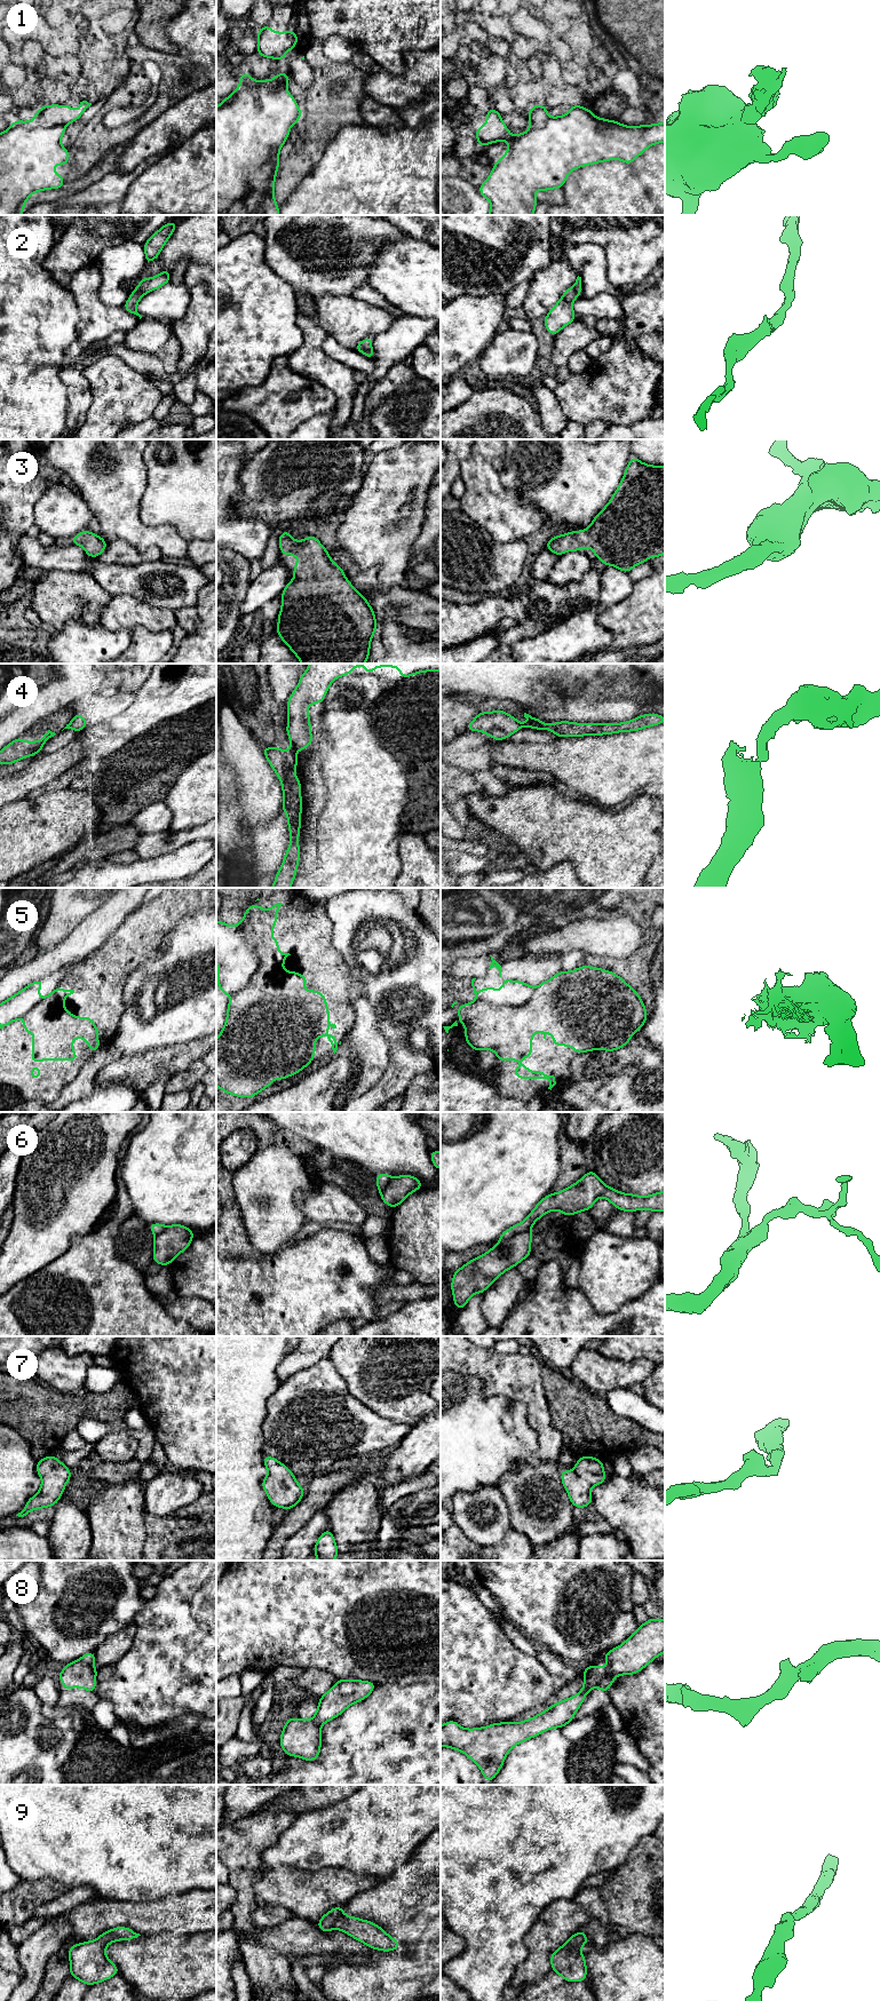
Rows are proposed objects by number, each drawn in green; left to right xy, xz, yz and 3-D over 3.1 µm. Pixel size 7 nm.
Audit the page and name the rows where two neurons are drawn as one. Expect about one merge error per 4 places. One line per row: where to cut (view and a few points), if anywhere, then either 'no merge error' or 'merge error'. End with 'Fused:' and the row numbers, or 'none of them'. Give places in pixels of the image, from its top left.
1: cut in xy along (32, 121), (44, 126), (64, 126); merge error
2: no cut; no merge error
3: no cut; no merge error
4: cut in xz along (292, 741), (296, 748); merge error
5: cut in xz along (240, 922), (258, 968), (231, 995); merge error
6: cut in yz along (530, 1228), (500, 1241); merge error
7: no cut; no merge error
8: cut in yz along (608, 1668), (597, 1684); merge error
9: no cut; no merge error
Fused: 1, 4, 5, 6, 8

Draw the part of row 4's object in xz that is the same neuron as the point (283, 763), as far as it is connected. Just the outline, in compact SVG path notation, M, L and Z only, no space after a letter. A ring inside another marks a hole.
M293 743L290 751L284 752L279 747L262 747L262 751L282 783L284 803L280 811L287 813L291 843L285 853L283 864L277 871L276 880L271 888L291 888L299 866L300 848L299 835L301 826L301 784L293 772L298 767L296 748Z

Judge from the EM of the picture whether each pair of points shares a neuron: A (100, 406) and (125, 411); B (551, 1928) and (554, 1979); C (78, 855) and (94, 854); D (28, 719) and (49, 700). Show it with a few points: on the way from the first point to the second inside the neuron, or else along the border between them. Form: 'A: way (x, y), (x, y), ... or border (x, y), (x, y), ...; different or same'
A: way (105, 406), (119, 406); same
B: border (552, 1970), (538, 1980), (528, 1983); different
C: way (81, 854), (90, 854); same
D: way (33, 713), (40, 711), (44, 706); same

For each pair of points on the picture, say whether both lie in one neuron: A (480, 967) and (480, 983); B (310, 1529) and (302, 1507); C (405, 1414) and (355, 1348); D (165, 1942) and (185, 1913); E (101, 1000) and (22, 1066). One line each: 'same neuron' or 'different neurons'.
A: different neurons
B: different neurons
C: same neuron
D: different neurons
E: same neuron

